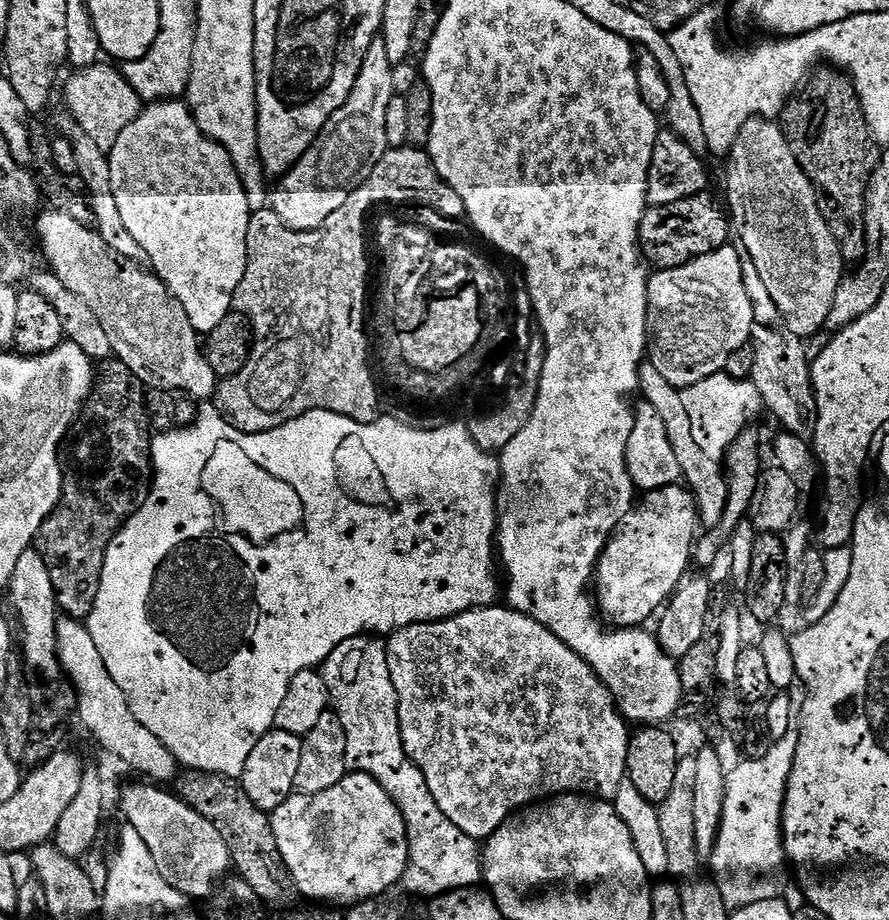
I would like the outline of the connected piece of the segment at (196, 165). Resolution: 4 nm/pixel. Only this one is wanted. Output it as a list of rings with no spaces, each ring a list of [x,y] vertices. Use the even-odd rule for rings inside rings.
[[[173,98],[149,103],[140,113],[140,116],[134,118],[122,130],[122,134],[118,134],[118,140],[111,152],[107,154],[107,157],[108,170],[106,180],[114,194],[114,202],[118,206],[118,214],[122,218],[122,226],[126,226],[126,230],[130,230],[130,234],[134,234],[134,242],[138,242],[138,246],[142,246],[151,271],[155,272],[160,277],[160,281],[176,295],[178,302],[182,302],[182,306],[186,310],[186,314],[190,318],[196,333],[207,334],[210,330],[214,330],[214,326],[218,326],[218,322],[222,322],[222,318],[226,318],[228,313],[233,311],[235,291],[238,290],[238,286],[242,282],[242,274],[246,274],[246,262],[248,261],[246,234],[248,233],[250,218],[254,211],[248,204],[246,190],[238,178],[230,154],[221,144],[214,142],[209,136],[204,135],[202,129],[196,124],[196,119],[189,112],[187,103]]]

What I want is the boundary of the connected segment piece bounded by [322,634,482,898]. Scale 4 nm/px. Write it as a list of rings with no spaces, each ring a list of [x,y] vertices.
[[[361,634],[342,642],[328,655],[322,665],[322,675],[328,687],[328,698],[331,707],[341,719],[346,732],[345,762],[352,772],[365,772],[372,776],[390,794],[390,798],[398,806],[402,818],[406,822],[408,835],[408,865],[404,871],[403,887],[416,896],[432,896],[439,898],[448,892],[456,892],[460,888],[476,888],[482,880],[482,848],[474,838],[470,838],[434,802],[434,794],[430,794],[430,786],[426,786],[426,778],[422,770],[406,754],[400,719],[398,718],[398,698],[394,690],[394,682],[390,678],[388,650],[385,641]]]

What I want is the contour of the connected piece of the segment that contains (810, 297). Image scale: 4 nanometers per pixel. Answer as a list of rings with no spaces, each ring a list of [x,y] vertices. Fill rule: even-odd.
[[[772,118],[746,121],[742,130],[738,130],[738,138],[734,138],[734,146],[727,153],[726,160],[730,220],[734,225],[735,235],[737,232],[744,243],[743,251],[752,259],[754,266],[758,266],[758,274],[762,274],[762,282],[766,285],[766,290],[770,290],[774,306],[778,306],[785,324],[793,330],[823,329],[834,302],[834,294],[846,275],[846,261],[840,243],[834,238],[824,216],[816,187],[812,185],[802,166],[798,166],[798,158],[794,158],[786,142],[783,127]]]

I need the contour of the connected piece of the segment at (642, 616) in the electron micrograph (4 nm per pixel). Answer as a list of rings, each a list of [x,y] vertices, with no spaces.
[[[673,486],[647,493],[643,499],[624,515],[596,563],[594,600],[601,617],[617,628],[643,625],[652,611],[654,616],[685,579],[688,563],[694,560],[698,513],[691,491]]]

